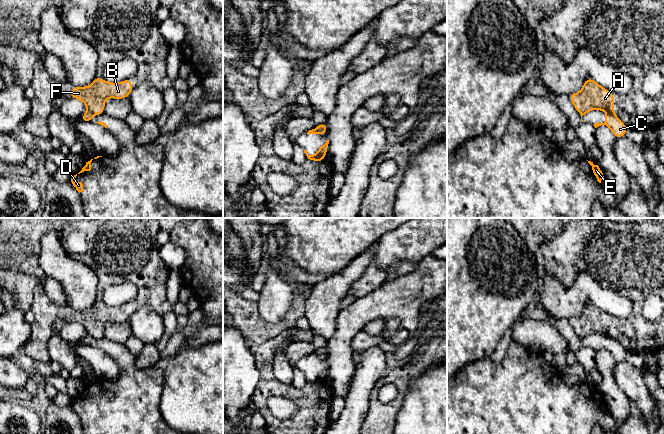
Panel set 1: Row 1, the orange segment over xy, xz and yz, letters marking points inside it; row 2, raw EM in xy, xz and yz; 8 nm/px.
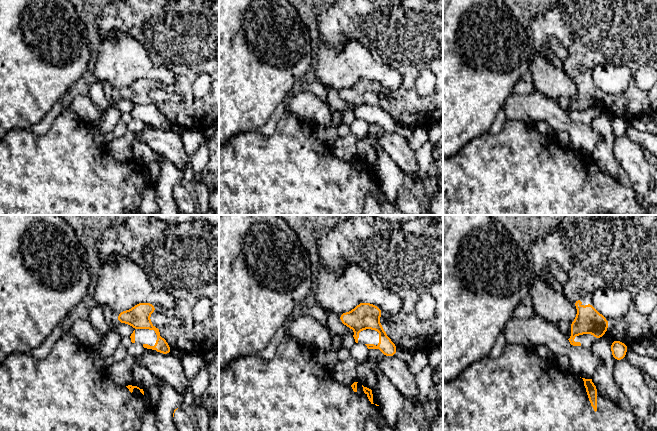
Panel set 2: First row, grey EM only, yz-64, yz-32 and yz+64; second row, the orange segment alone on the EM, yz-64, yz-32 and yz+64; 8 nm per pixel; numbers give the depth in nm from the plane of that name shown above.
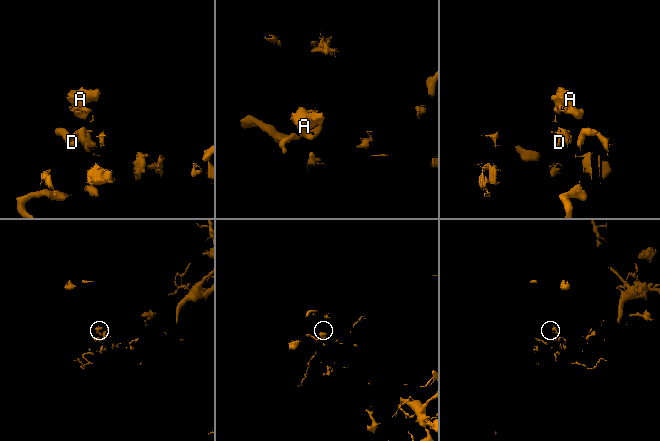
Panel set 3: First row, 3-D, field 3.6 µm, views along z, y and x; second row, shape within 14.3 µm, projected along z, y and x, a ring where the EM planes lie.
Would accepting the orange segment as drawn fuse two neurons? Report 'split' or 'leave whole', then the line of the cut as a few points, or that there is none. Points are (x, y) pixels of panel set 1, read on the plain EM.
split; cut in yz along (612, 330), (605, 334)

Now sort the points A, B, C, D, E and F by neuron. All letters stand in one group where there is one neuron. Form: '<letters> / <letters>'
A B F / C D E

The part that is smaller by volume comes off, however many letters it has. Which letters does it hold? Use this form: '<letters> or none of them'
A, B, F

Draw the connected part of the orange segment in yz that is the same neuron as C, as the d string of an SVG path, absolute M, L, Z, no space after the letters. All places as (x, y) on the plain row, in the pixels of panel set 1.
M613 331L605 335L606 335L605 346L595 347L593 348L594 351L597 352L601 349L606 349L612 354L613 359L616 362L624 361L628 351L616 340Z

